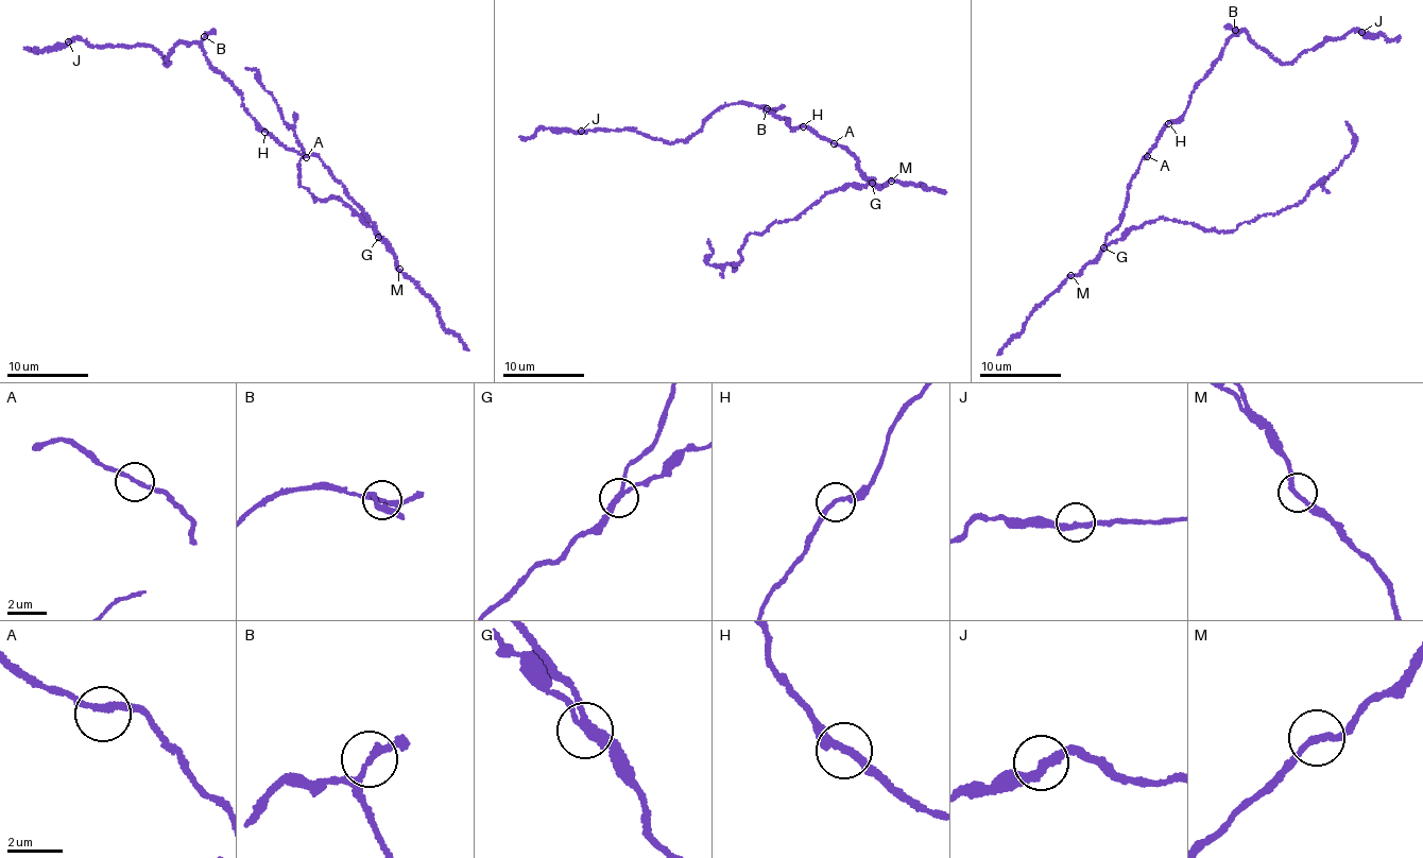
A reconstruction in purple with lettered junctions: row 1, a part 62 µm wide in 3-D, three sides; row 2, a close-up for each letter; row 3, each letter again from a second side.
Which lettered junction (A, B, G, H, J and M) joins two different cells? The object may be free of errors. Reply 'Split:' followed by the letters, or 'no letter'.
Split: G

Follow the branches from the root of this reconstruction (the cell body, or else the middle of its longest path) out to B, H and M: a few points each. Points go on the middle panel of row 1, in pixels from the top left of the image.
B: (835, 143), (805, 126), (792, 129), (789, 120), (769, 114), (767, 108)
H: (835, 143), (803, 126)
M: (835, 143), (854, 154), (866, 178), (872, 178), (879, 187), (891, 181)

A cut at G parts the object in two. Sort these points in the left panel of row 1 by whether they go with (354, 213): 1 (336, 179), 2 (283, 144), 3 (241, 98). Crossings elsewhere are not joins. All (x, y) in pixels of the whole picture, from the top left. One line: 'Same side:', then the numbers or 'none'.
Same side: none

